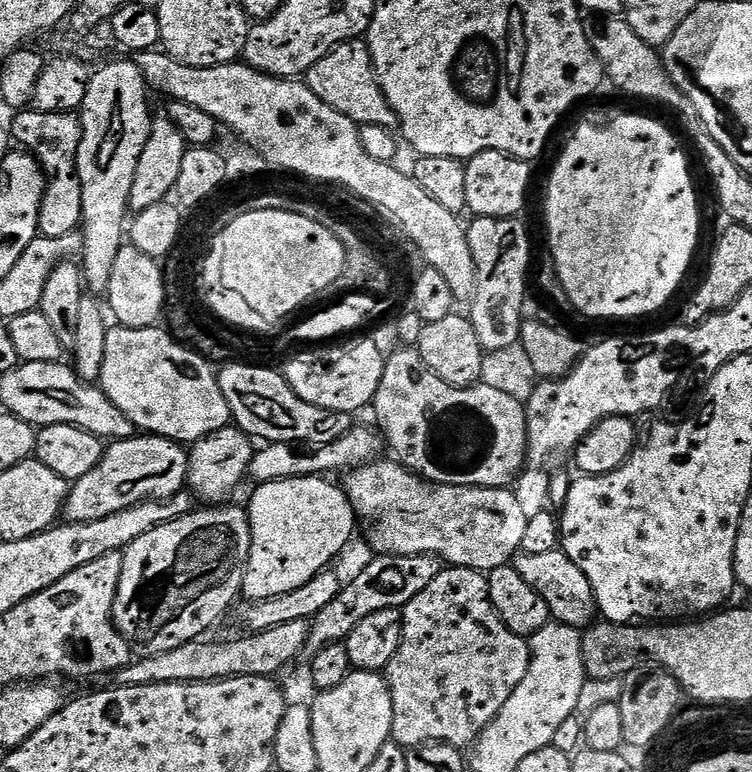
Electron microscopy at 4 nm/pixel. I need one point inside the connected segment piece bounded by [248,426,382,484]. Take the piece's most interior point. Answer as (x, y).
(270, 462)

